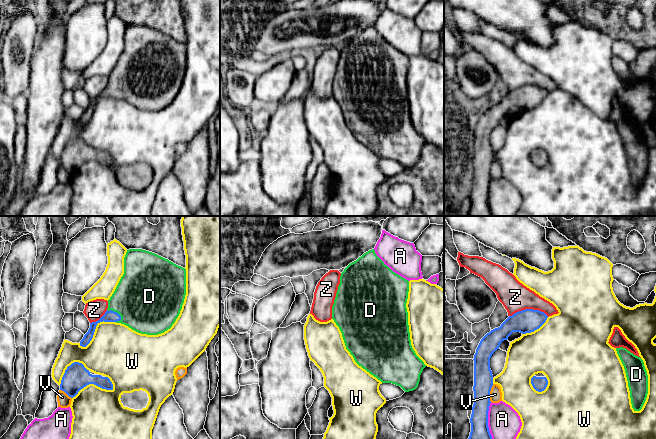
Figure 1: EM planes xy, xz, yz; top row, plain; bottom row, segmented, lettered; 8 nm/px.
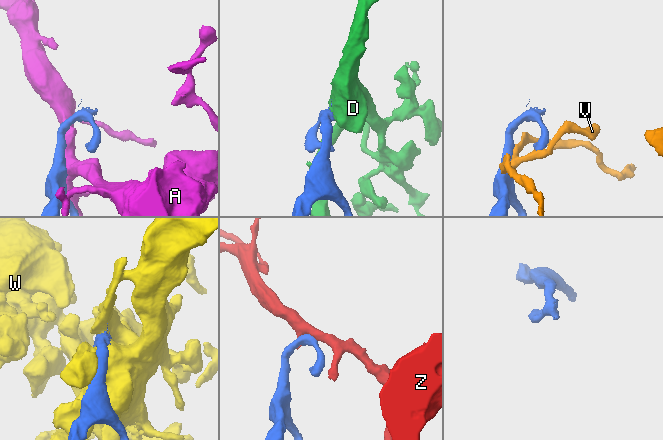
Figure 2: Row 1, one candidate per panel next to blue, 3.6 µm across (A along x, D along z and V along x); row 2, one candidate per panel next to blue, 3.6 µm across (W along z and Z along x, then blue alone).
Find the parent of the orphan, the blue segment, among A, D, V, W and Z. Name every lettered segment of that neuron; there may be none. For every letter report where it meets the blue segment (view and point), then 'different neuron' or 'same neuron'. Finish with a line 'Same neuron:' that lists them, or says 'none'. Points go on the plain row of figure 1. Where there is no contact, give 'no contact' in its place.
A: yz (487, 197) | different neuron
D: xy (115, 88) | same neuron
V: yz (489, 169) | different neuron
W: xy (94, 160) | different neuron
Z: yz (529, 85) | different neuron
Same neuron: D

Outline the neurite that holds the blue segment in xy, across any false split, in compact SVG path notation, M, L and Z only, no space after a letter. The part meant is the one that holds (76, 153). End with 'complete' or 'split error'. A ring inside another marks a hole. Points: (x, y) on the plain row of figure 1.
M74 138L67 143L61 156L60 166L73 174L81 165L89 160L94 160L102 165L113 166L113 160L108 153L92 151L89 146L79 138Z; complete

